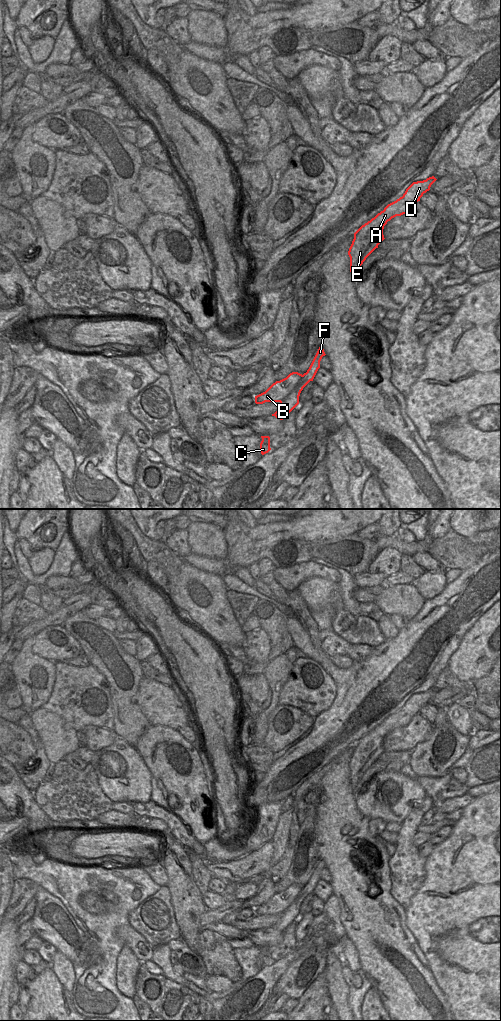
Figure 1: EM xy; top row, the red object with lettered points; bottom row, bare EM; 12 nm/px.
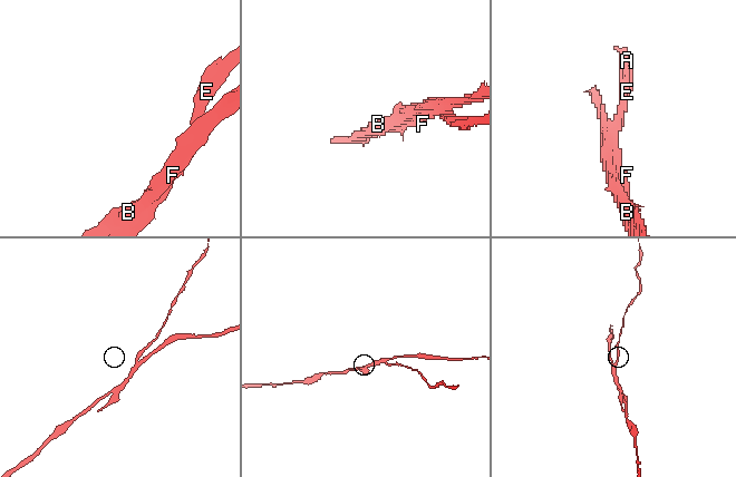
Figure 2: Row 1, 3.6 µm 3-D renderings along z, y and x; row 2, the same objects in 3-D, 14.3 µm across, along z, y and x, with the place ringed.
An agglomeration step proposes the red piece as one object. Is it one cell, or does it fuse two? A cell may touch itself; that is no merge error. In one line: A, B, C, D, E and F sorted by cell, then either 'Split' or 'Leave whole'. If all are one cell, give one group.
Groups: A C D E F / B. Split

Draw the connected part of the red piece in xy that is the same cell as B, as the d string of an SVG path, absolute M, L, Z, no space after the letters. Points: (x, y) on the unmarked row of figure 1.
M298 884L290 885L286 890L273 895L265 904L255 908L256 916L265 914L282 914L295 901L303 887Z

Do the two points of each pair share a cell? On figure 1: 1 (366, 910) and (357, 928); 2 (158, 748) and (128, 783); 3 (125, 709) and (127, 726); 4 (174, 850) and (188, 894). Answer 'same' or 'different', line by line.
1: same
2: different
3: same
4: same

